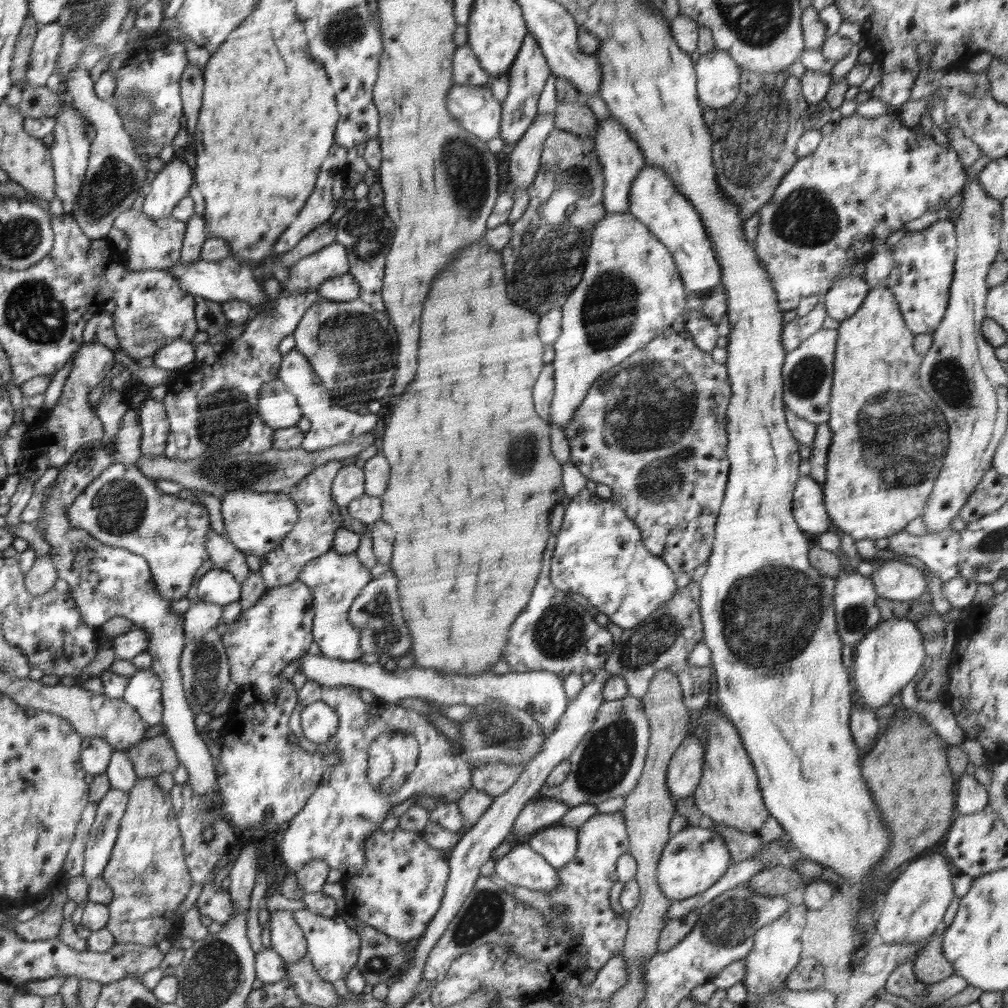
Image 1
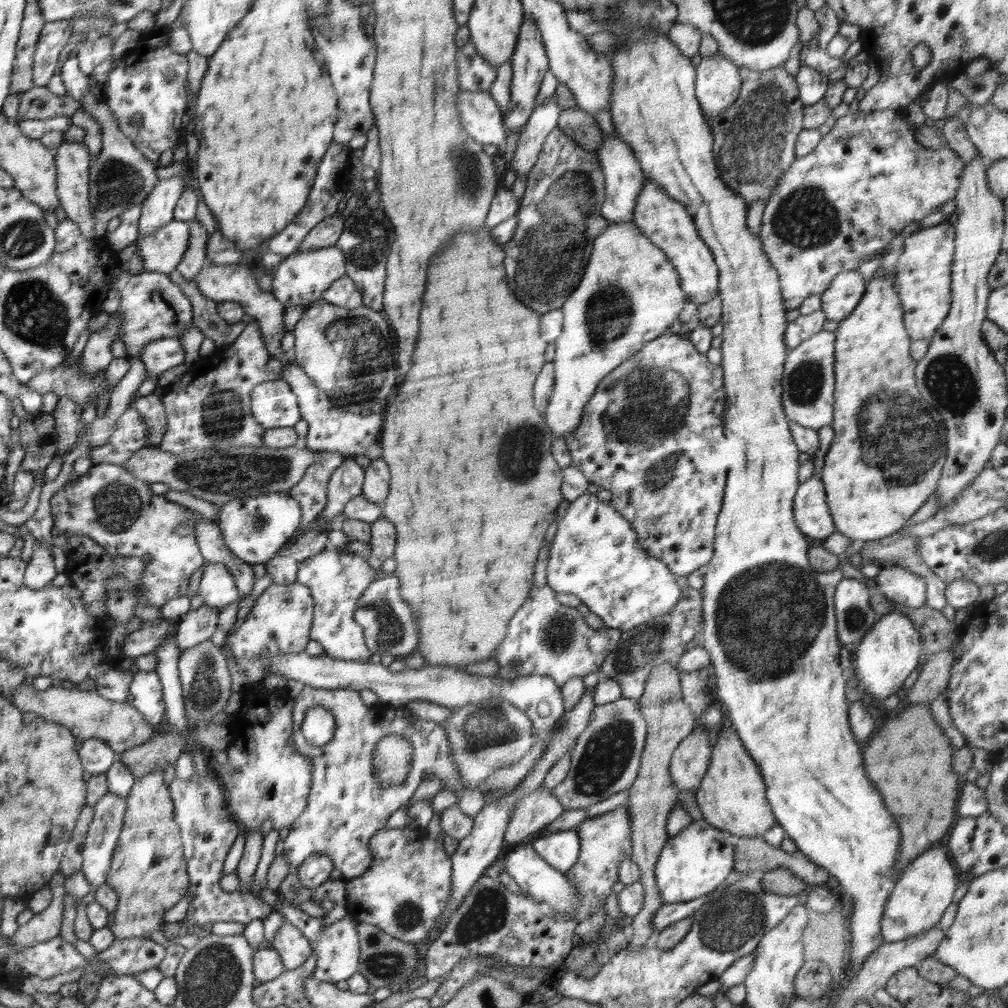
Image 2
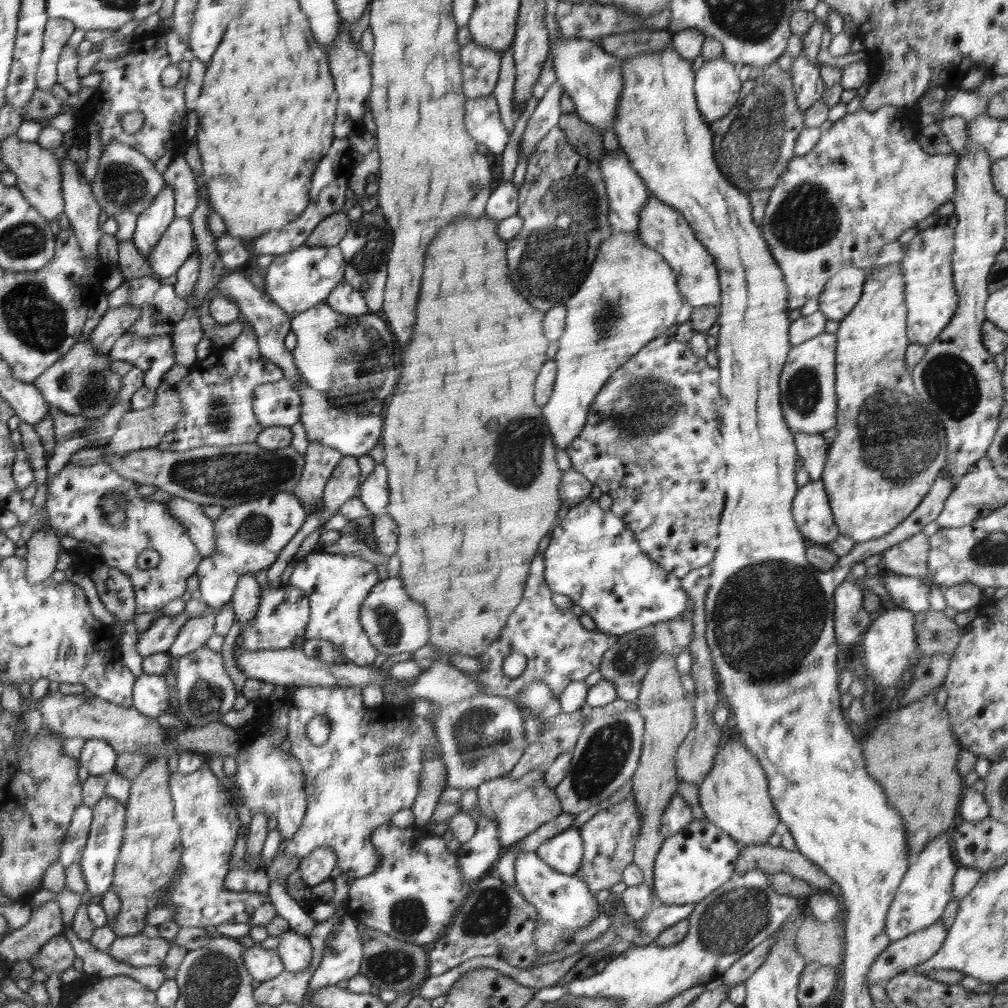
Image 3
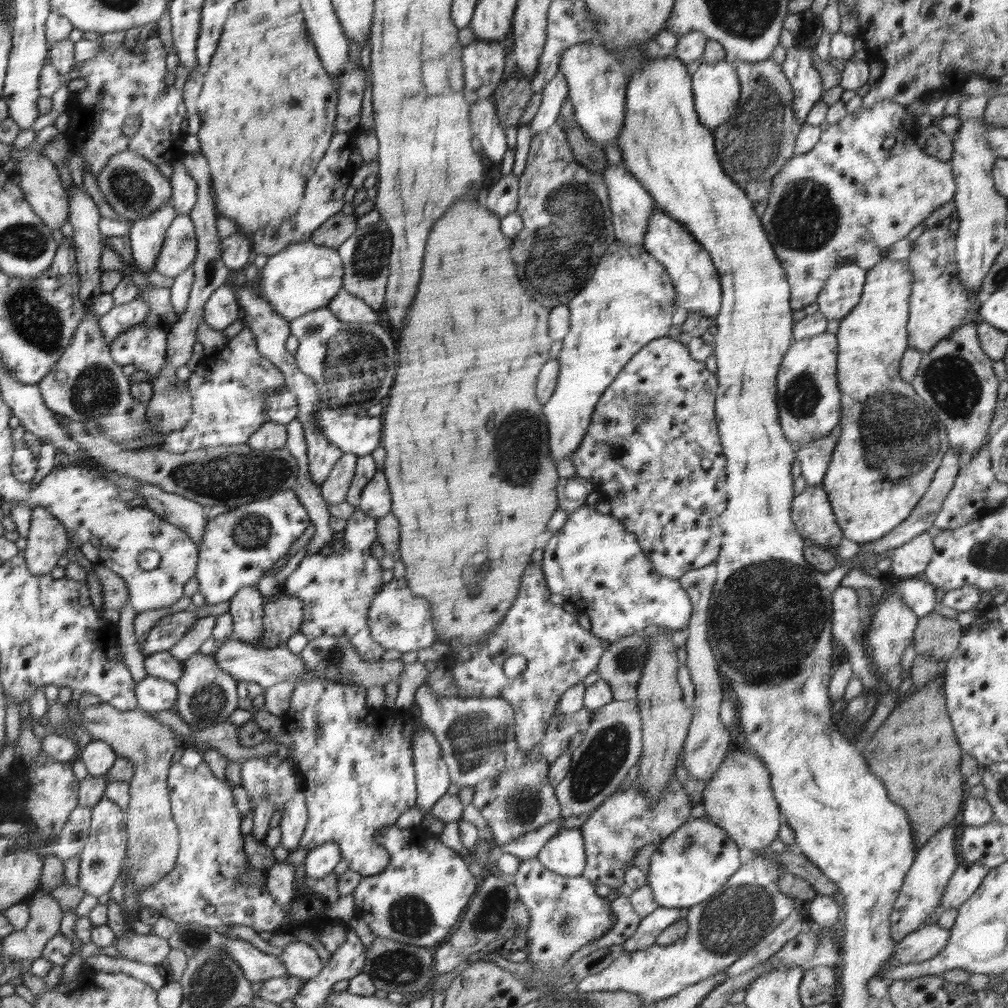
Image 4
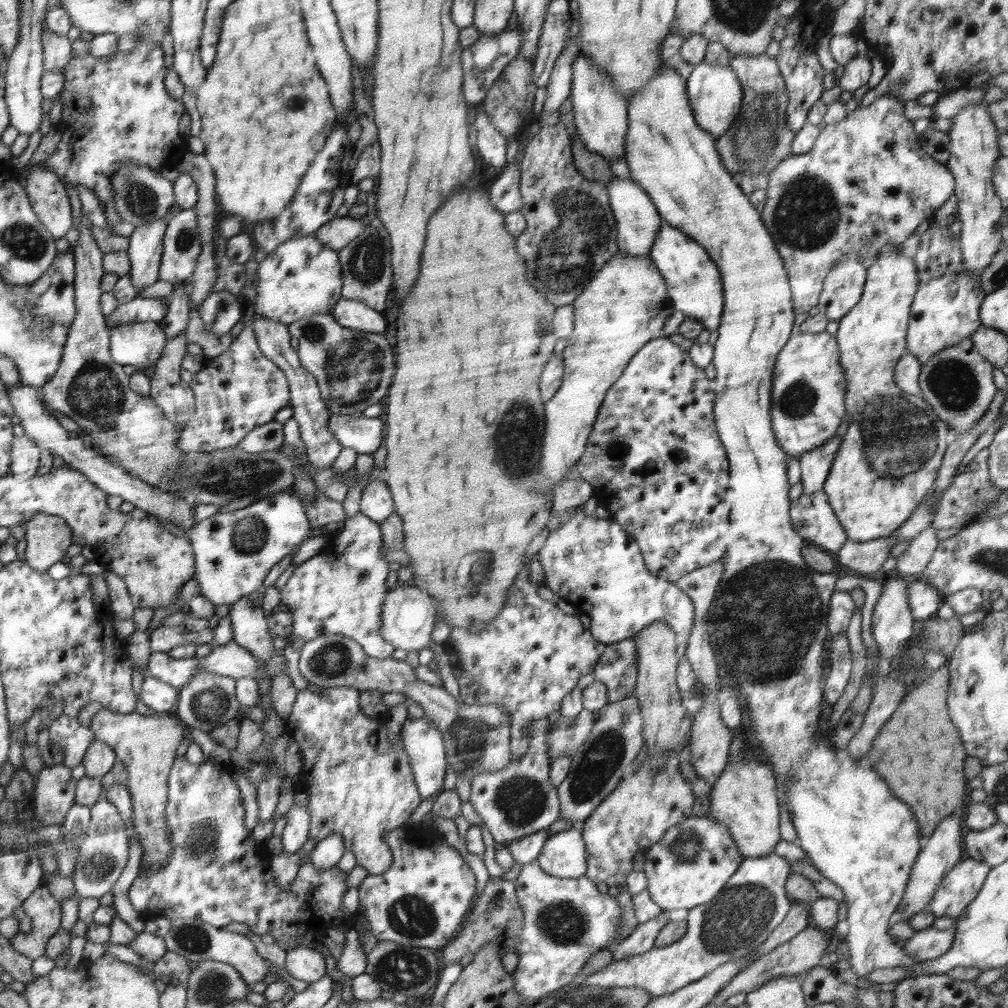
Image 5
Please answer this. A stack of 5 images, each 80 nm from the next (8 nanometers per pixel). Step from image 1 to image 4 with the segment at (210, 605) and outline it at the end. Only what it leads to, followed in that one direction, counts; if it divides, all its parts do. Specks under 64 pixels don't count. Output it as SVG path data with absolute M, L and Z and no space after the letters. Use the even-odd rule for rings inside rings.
M206 616L199 618L194 626L189 628L184 638L181 638L170 650L169 653L179 661L190 658L193 654L199 652L200 645L210 638L214 625L216 624L216 616Z

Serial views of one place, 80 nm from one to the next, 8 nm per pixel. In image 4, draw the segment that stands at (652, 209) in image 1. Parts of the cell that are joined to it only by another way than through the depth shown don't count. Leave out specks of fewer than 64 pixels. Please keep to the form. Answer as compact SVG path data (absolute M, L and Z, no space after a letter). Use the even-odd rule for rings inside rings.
M655 206L648 231L644 235L643 248L666 269L674 286L678 307L689 313L701 312L706 318L716 321L721 308L721 280L710 254L692 237L688 229Z

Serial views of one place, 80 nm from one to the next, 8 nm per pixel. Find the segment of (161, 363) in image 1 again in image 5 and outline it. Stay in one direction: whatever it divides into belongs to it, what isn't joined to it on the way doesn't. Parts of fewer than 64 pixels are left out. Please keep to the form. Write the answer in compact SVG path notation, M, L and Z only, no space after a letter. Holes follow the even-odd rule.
M133 322L110 330L111 358L120 365L133 365L153 371L167 342L157 322Z

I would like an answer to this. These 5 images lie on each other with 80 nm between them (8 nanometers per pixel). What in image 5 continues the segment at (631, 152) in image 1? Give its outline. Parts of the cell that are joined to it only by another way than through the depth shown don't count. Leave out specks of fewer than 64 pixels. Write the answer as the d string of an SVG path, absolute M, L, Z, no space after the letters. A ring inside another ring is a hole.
M613 176L611 183L607 185L607 191L609 192L609 205L616 223L618 250L632 257L648 257L663 221L652 202L652 198L631 178Z

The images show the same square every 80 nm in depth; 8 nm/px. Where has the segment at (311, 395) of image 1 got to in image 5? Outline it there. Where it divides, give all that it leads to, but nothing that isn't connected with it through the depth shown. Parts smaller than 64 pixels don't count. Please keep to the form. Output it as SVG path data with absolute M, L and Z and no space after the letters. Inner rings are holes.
M332 414L330 427L343 448L354 449L358 454L376 453L382 447L384 424L378 417Z

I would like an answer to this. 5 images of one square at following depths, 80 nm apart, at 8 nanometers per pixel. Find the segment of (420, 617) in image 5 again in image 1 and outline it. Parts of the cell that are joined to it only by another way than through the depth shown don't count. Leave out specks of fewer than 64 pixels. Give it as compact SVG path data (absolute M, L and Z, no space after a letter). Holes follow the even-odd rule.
M387 570L368 582L351 604L349 621L360 629L360 648L363 654L387 654L398 659L411 650L412 637L408 634L408 625L398 602L396 586L396 576Z

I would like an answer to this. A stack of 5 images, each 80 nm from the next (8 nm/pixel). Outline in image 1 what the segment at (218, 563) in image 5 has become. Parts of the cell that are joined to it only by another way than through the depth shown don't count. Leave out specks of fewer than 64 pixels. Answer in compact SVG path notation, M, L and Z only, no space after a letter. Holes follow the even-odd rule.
M233 490L221 500L225 538L241 553L262 557L280 546L299 520L299 507L287 492ZM214 566L200 579L197 587L199 601L221 604L223 607L240 600L241 583L230 572Z

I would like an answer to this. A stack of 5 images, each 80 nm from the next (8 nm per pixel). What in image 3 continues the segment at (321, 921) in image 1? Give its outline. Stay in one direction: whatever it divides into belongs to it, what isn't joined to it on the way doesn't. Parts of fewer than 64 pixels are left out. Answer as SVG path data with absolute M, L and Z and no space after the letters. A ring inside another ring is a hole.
M287 877L272 879L269 882L267 894L275 906L276 914L288 922L290 929L308 936L317 921L310 917L302 904L297 903L288 895L286 880ZM348 914L340 918L340 921L336 937L324 947L322 961L310 979L305 999L308 1003L314 991L336 985L340 980L348 980L359 973L363 944L358 933L357 921Z

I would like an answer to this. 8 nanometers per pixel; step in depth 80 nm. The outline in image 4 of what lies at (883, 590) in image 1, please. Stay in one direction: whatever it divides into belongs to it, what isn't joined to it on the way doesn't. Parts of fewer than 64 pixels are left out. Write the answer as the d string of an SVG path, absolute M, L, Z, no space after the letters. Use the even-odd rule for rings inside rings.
M904 577L893 589L901 594L902 600L920 618L935 610L937 599L940 596L938 588L927 581Z

